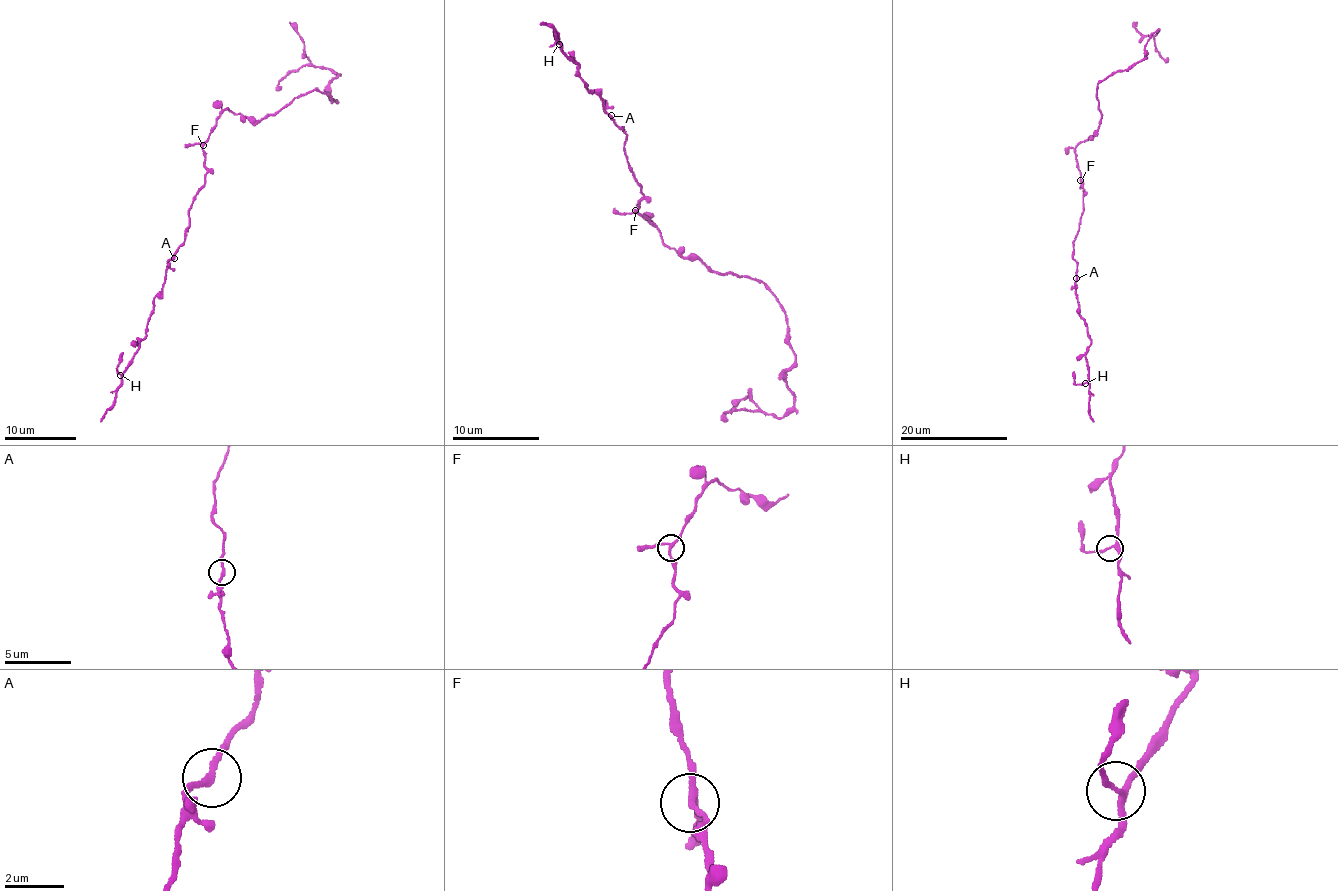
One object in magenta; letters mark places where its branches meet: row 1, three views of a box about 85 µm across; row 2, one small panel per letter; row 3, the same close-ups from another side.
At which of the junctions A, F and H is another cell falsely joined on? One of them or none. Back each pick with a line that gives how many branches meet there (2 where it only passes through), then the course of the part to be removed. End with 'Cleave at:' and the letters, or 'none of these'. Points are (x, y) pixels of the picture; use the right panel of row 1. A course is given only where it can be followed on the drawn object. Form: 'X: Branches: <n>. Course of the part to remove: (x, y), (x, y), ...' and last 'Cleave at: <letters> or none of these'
Cleave at: none of these

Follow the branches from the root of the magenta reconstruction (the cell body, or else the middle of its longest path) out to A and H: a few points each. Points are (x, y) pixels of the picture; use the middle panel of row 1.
A: (642, 214), (634, 212), (644, 194), (624, 151), (626, 131), (615, 123), (611, 115)
H: (642, 214), (634, 212), (644, 194), (624, 151), (626, 131), (559, 44)

